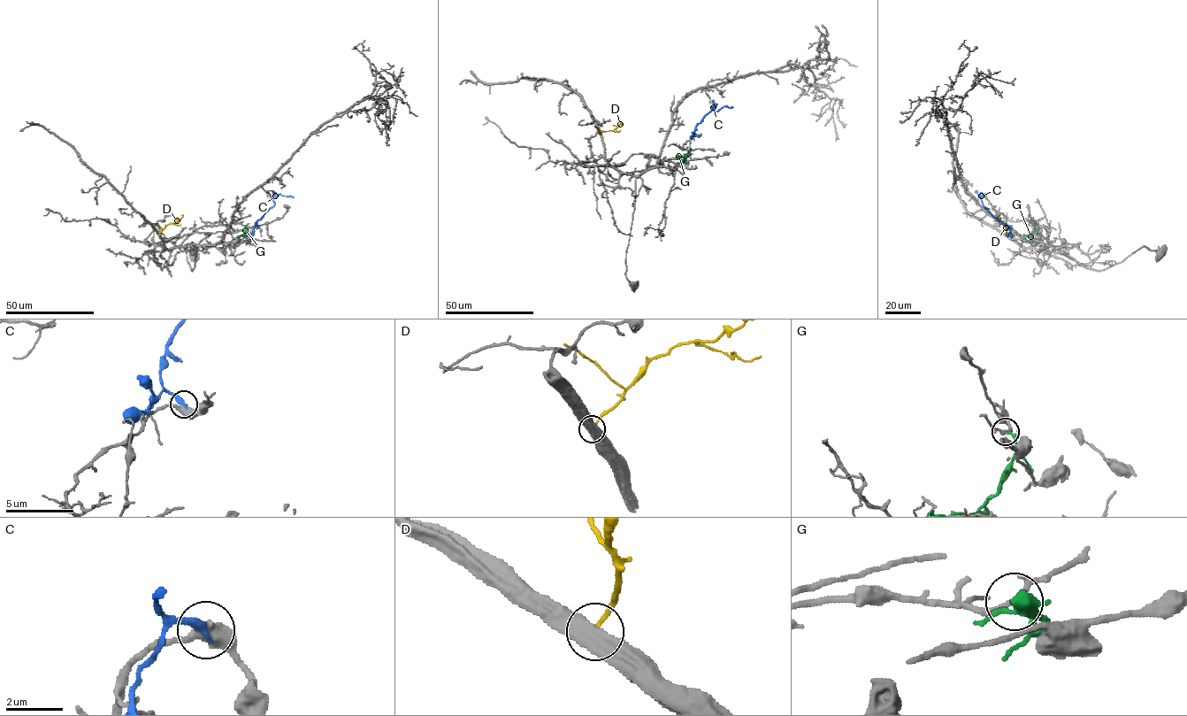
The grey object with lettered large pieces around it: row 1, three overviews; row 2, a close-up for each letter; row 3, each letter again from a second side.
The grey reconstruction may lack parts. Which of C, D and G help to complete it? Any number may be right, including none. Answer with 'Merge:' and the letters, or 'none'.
Merge: none

